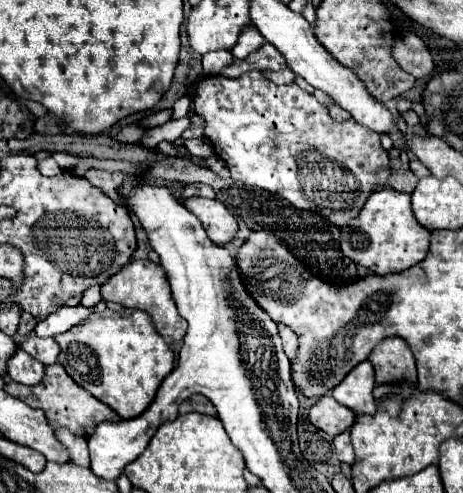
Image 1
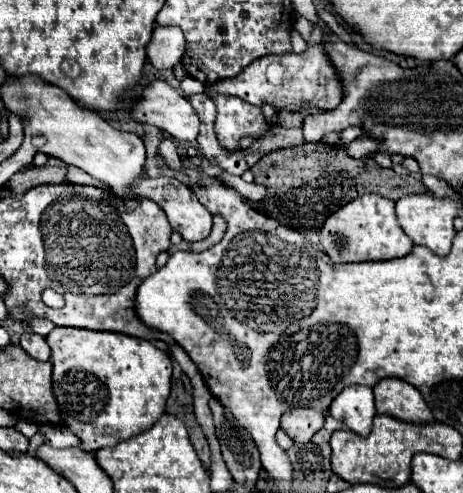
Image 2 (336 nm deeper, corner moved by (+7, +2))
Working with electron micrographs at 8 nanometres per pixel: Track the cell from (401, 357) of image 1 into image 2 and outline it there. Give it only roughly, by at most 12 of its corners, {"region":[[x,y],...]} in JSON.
{"region":[[400,379],[374,387],[380,415],[426,425],[432,411],[420,391]]}

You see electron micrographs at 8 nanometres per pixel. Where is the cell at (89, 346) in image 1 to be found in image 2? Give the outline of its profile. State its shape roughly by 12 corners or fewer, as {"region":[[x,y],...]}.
{"region":[[56,327],[62,423],[94,453],[150,429],[172,383],[146,339]]}

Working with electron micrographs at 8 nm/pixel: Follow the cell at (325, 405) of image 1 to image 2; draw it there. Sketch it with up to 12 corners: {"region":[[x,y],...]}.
{"region":[[292,409],[280,427],[296,443],[308,443],[324,425],[324,413]]}

